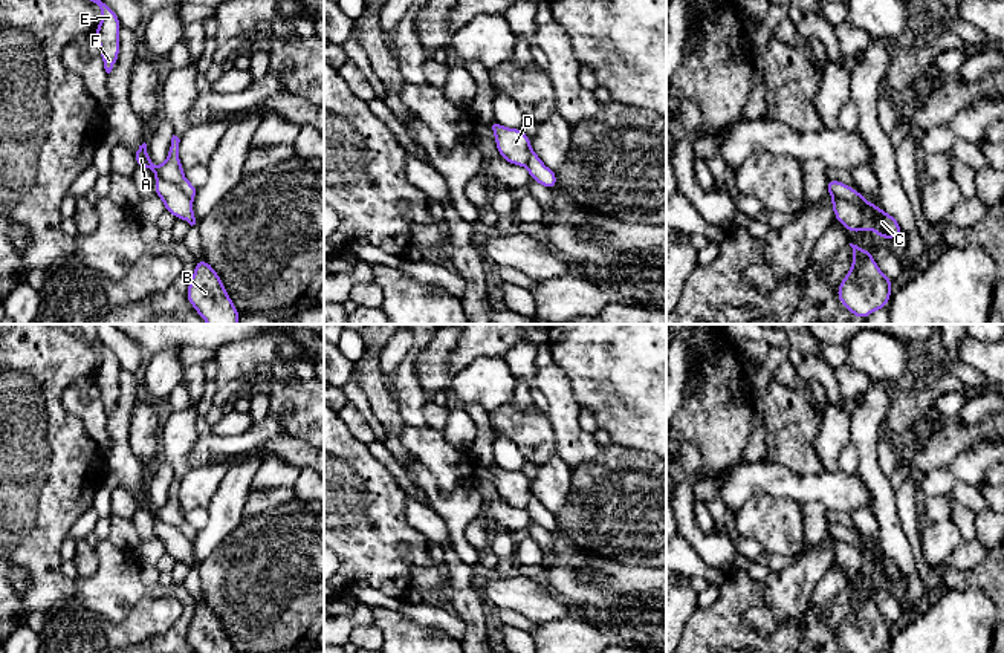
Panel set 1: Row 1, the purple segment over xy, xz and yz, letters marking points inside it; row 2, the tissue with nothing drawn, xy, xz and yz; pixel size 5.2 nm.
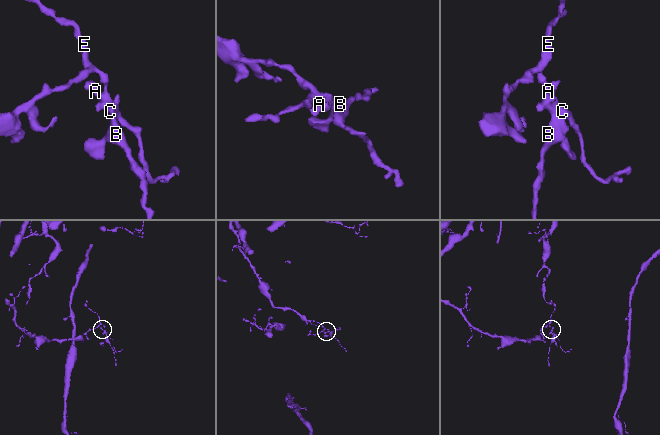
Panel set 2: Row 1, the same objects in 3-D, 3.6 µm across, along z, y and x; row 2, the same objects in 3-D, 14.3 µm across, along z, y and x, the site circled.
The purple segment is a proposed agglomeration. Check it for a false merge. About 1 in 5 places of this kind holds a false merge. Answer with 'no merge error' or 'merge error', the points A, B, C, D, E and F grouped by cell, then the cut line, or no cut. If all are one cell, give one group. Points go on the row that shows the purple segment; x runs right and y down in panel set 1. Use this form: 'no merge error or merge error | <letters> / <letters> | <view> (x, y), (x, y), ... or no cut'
merge error | A B D / C E F | yz (833, 194), (853, 201), (865, 214), (868, 227)

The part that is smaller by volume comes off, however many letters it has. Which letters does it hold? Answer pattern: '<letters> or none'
A, B, D

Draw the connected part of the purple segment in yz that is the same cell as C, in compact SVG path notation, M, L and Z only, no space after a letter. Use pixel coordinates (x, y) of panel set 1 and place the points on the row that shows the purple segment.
M827 179L827 193L830 193L831 196L837 196L845 200L857 203L859 208L866 214L868 228L874 234L877 234L886 240L900 237L903 234L902 226L896 220L896 217L882 211L879 208L879 205L874 205L874 203L868 202L866 199L863 199L860 191L853 190L847 184L833 180L833 179Z

